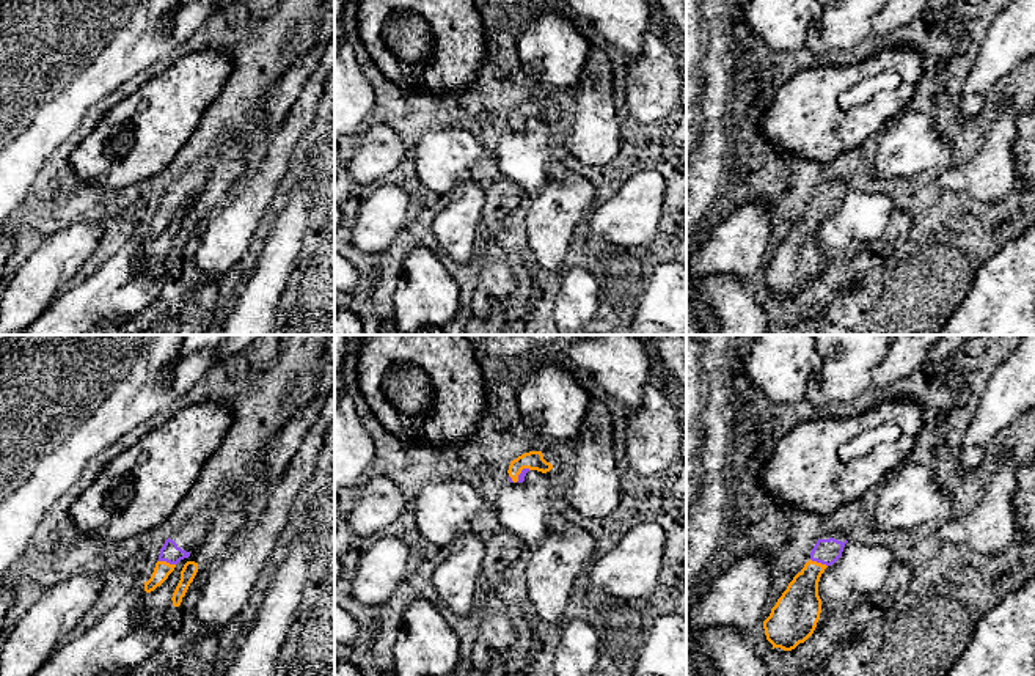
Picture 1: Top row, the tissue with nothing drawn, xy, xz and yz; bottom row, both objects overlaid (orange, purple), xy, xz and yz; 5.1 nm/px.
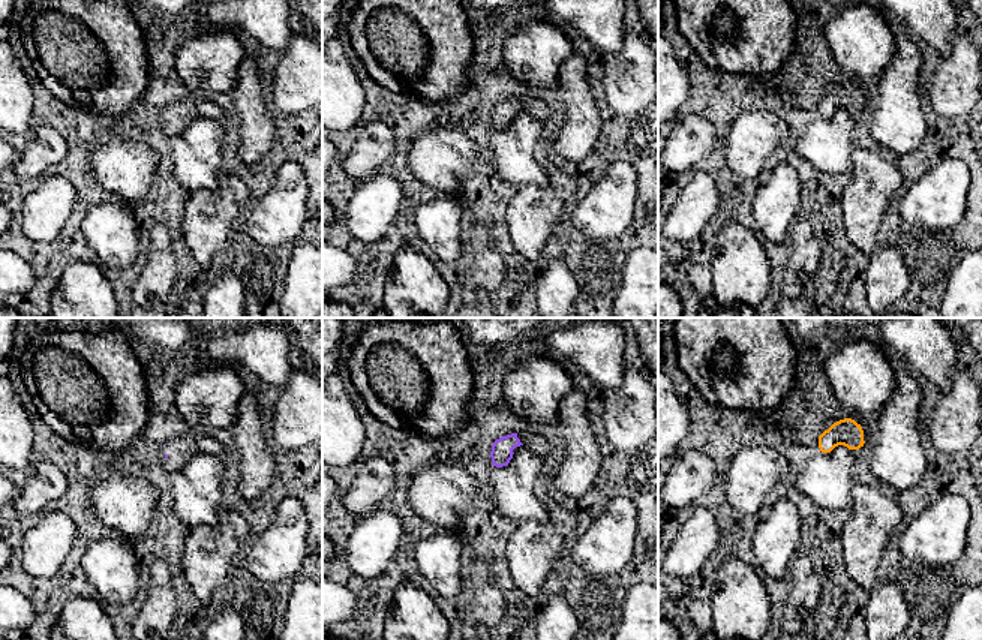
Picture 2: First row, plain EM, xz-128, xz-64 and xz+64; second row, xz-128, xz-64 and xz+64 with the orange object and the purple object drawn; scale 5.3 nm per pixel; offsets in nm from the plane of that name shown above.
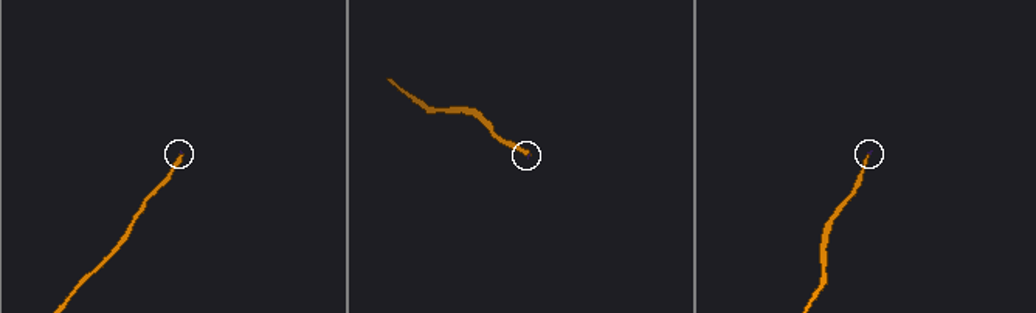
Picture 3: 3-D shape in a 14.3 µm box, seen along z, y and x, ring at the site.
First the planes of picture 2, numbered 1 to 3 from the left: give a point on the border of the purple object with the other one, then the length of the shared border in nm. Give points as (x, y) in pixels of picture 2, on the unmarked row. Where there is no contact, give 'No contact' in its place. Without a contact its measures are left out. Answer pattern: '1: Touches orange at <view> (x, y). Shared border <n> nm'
1: No contact
2: No contact
3: No contact

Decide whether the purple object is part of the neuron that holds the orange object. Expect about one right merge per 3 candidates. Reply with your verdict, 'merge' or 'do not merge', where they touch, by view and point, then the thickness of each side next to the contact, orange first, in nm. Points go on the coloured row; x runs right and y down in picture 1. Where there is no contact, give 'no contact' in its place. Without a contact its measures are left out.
merge; meets orange in xy at (165, 562); 90 nm thick on the orange side, 100 nm on the other

